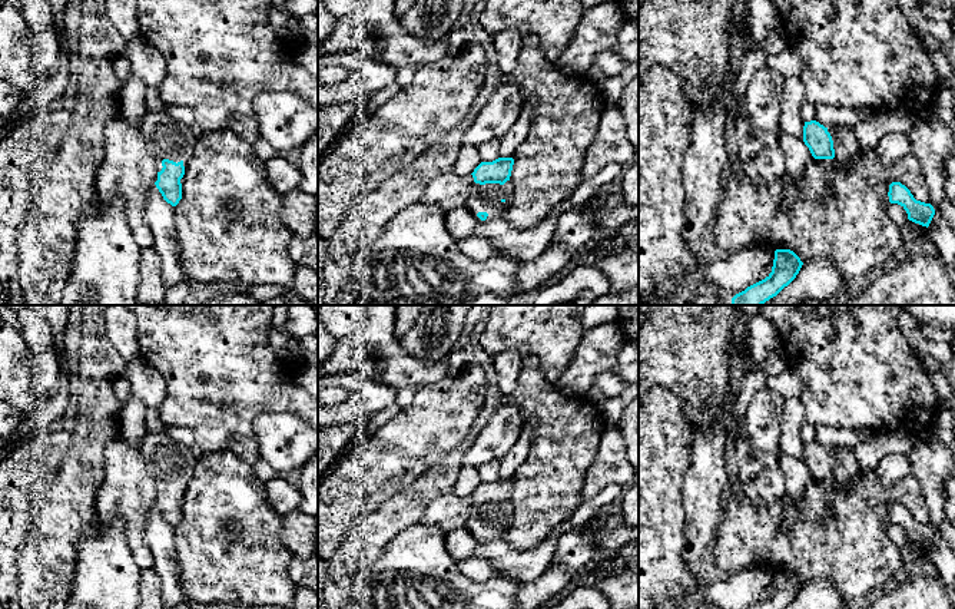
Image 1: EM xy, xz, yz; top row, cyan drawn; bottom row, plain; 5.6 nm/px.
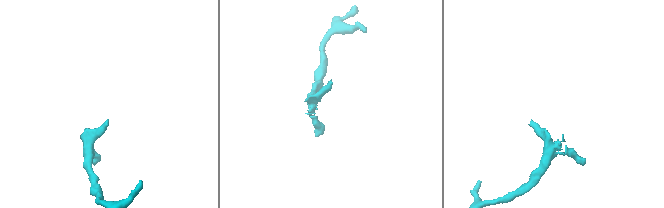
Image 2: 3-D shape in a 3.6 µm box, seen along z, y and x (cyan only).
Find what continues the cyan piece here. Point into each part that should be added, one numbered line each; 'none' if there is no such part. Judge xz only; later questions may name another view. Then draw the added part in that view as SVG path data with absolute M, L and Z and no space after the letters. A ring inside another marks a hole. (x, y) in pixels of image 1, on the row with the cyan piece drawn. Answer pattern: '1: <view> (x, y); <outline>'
1: xz (487, 198); M507 181L504 185L500 183L472 183L470 196L467 198L465 206L475 216L478 222L481 219L477 216L478 212L487 212L488 216L485 221L493 221L495 218L503 218L513 201L513 182Z

